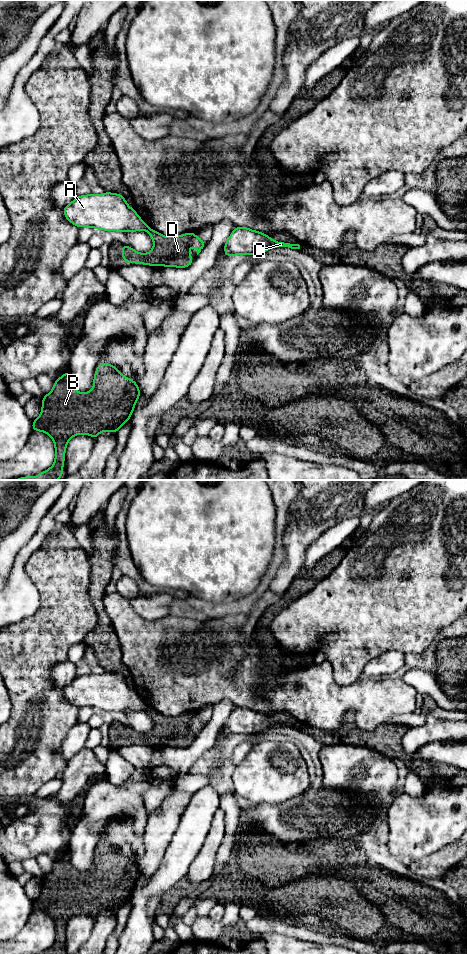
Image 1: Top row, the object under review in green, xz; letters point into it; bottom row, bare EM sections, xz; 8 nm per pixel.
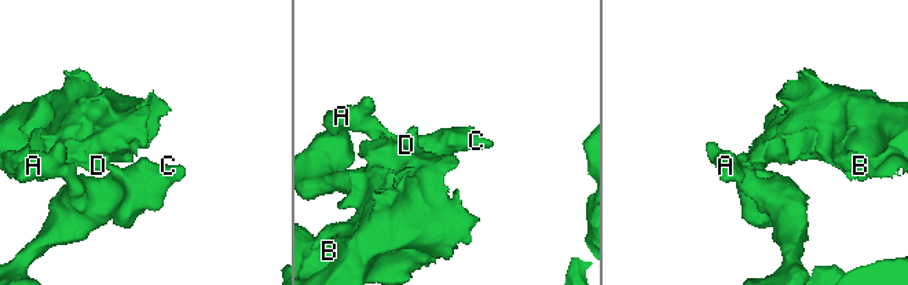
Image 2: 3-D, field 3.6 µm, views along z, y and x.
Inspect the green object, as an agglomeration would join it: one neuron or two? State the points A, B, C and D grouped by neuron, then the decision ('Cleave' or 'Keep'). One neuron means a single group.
Groups: A C / B D. Cleave

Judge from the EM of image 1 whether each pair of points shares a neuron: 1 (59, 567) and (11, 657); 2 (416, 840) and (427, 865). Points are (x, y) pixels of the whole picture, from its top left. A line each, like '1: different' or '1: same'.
1: same
2: different

